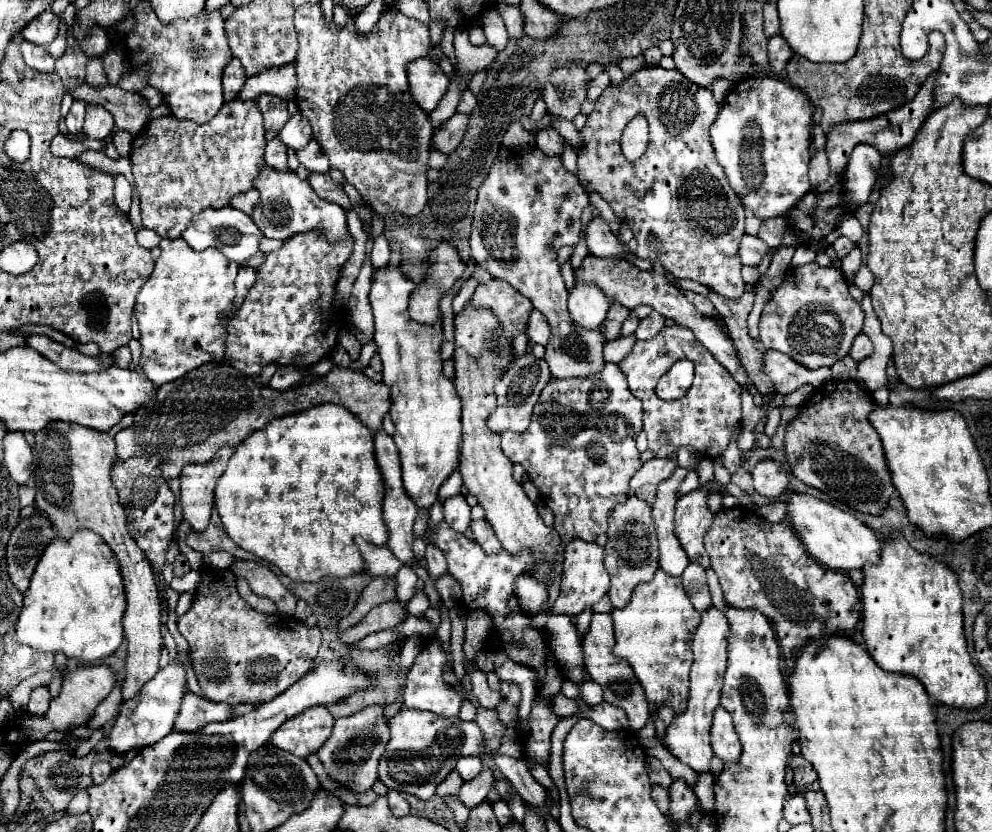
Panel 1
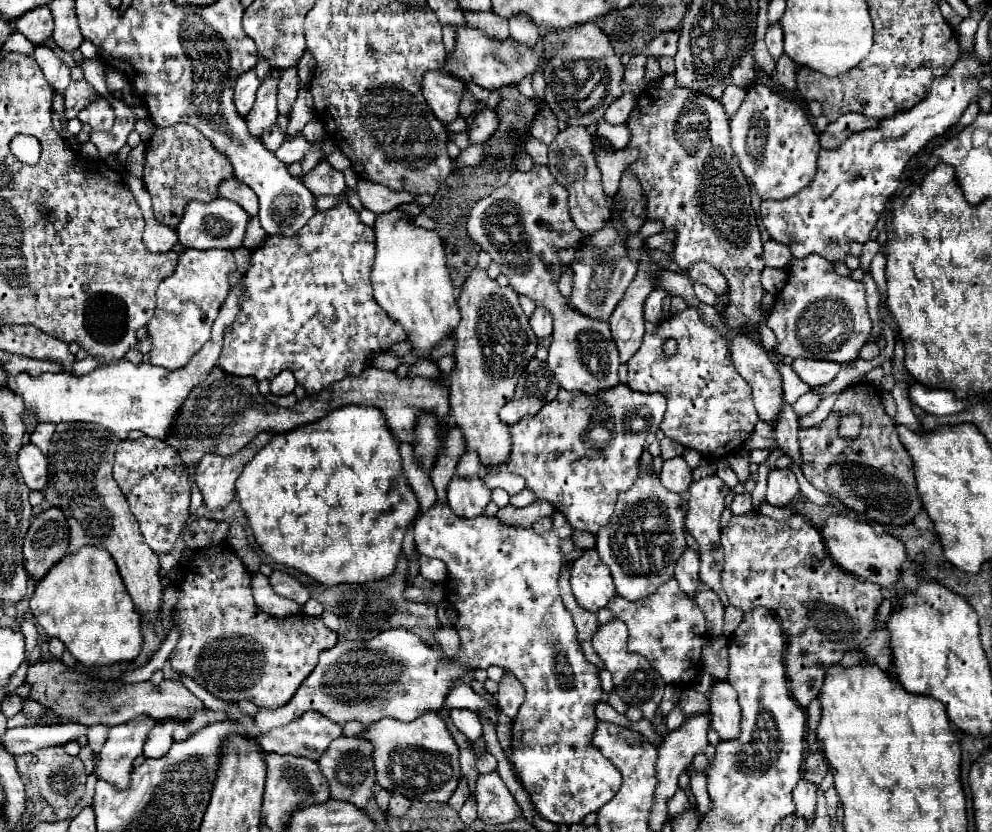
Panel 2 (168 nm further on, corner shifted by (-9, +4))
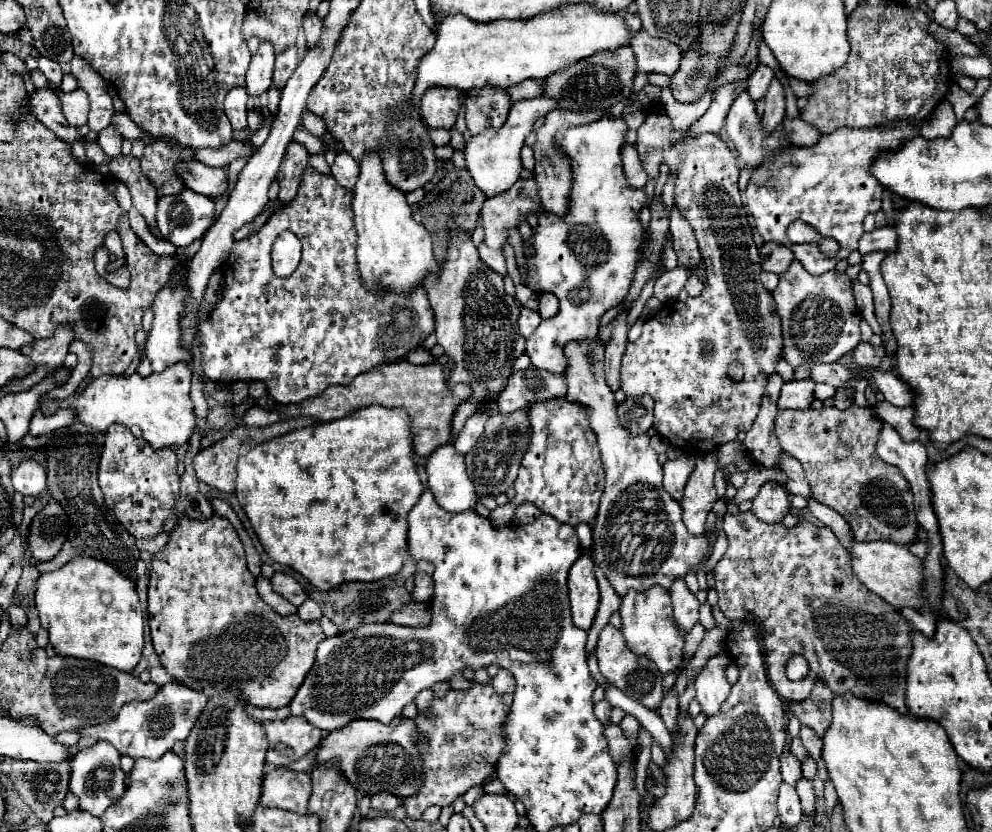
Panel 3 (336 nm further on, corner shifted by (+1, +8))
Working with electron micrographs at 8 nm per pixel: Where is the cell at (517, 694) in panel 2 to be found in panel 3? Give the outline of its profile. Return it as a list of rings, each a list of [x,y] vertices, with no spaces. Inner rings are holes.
[[[500,669],[500,671],[492,677],[490,685],[494,685],[494,689],[496,689],[496,693],[502,697],[504,705],[510,705],[510,703],[512,703],[512,699],[514,699],[514,677],[512,677],[510,671]]]

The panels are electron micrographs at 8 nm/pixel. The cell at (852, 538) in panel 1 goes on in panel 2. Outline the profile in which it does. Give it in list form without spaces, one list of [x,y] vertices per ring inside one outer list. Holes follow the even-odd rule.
[[[830,515],[822,527],[822,537],[826,541],[826,547],[832,555],[832,559],[848,573],[856,575],[858,579],[878,583],[880,587],[892,587],[902,573],[902,565],[908,561],[906,547],[900,539],[880,533],[868,523],[860,523],[856,519],[844,517],[844,515]]]

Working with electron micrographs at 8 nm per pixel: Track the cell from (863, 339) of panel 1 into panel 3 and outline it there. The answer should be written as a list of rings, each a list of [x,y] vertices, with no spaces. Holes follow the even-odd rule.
[[[860,343],[860,345],[852,351],[852,357],[854,357],[854,363],[860,365],[860,367],[866,367],[866,365],[878,367],[880,359],[884,357],[884,347],[874,347],[874,345],[870,345],[870,343]]]

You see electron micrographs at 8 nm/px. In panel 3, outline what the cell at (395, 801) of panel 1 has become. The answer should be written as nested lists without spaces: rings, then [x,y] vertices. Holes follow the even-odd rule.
[[[376,793],[372,795],[372,809],[376,811],[394,811],[400,805],[400,797],[392,793]]]

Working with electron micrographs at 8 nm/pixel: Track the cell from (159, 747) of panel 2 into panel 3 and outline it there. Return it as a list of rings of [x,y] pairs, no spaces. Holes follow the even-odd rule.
[[[168,683],[164,687],[160,687],[158,695],[150,701],[140,701],[140,703],[128,703],[124,705],[124,709],[120,709],[120,713],[116,715],[116,719],[108,721],[108,723],[100,723],[100,725],[92,725],[92,727],[84,727],[78,729],[78,733],[82,737],[90,737],[92,741],[98,739],[106,739],[110,741],[122,755],[136,759],[158,759],[162,757],[166,751],[172,749],[174,741],[184,741],[188,737],[188,733],[192,731],[194,723],[198,721],[202,709],[206,707],[206,697],[204,693],[196,693],[194,689],[188,689],[182,683]],[[160,723],[160,727],[156,729],[154,725]]]

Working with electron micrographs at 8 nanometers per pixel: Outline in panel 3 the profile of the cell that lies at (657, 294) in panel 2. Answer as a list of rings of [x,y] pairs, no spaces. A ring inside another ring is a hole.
[[[676,267],[672,271],[664,271],[654,283],[654,297],[660,299],[662,303],[674,301],[678,297],[680,289],[684,287],[688,275],[690,275],[690,271],[684,269],[684,267]]]

